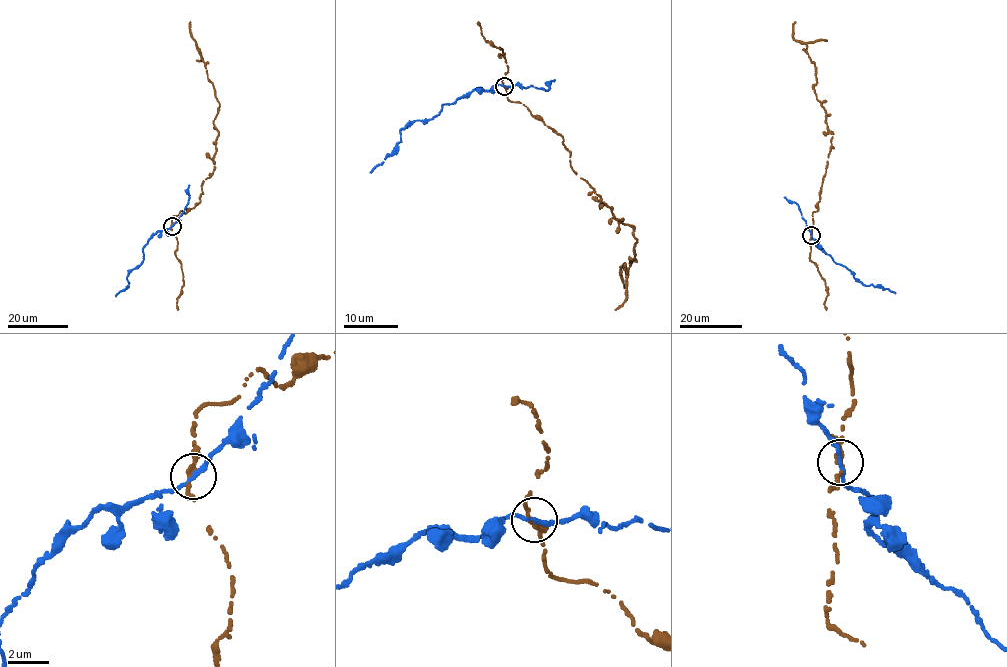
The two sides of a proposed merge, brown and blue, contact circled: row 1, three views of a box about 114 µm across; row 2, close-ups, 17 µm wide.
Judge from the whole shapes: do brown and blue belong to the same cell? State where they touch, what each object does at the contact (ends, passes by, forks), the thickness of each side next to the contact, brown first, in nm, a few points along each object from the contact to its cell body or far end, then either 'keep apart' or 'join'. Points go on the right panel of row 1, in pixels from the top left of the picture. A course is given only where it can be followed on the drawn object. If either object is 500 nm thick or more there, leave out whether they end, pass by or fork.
place (811, 235); brown passes by; blue passes by; calibres 220 and 200 nm; course brown (811, 235), (812, 214), (818, 208), (832, 133), (816, 98), (815, 63), (807, 45), (792, 36), (796, 22); course blue (811, 235), (816, 246), (851, 271), (854, 278), (863, 284), (895, 293); keep apart

